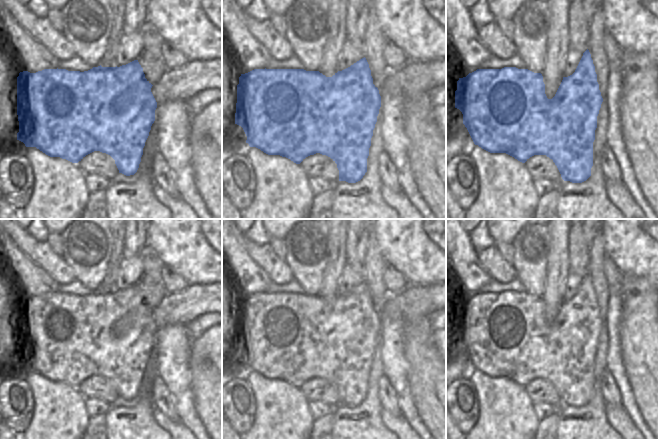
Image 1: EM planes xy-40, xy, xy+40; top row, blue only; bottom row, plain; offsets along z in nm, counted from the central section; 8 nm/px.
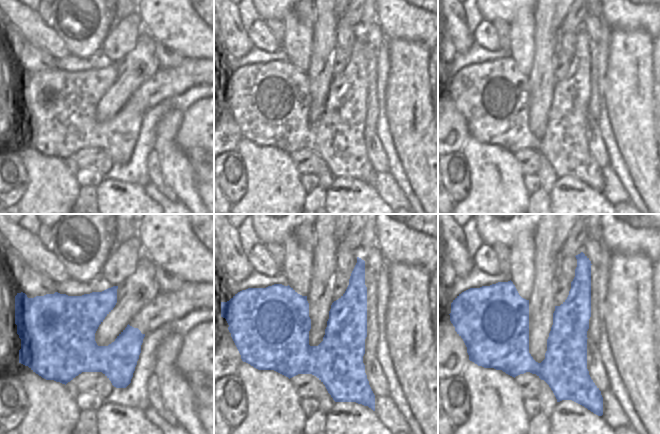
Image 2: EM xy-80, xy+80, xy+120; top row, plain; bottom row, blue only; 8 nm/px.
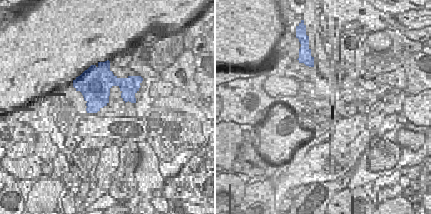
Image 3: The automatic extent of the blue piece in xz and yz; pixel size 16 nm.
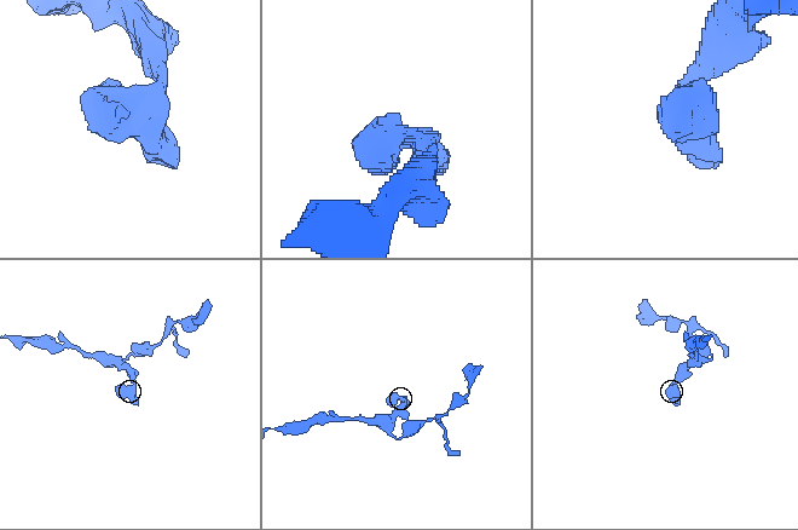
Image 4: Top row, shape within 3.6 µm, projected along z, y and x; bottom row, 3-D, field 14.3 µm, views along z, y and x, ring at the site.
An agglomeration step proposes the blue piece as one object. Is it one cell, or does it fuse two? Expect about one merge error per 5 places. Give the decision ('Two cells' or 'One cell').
One cell.

